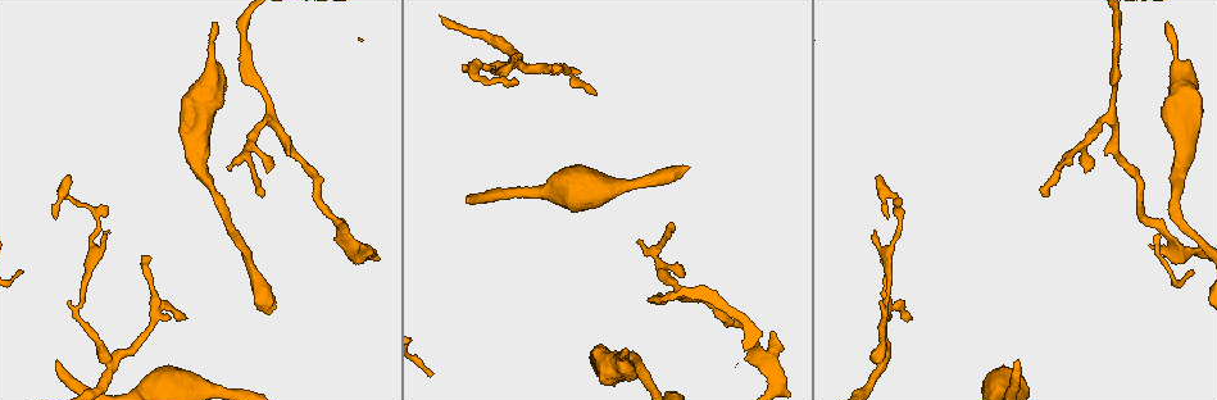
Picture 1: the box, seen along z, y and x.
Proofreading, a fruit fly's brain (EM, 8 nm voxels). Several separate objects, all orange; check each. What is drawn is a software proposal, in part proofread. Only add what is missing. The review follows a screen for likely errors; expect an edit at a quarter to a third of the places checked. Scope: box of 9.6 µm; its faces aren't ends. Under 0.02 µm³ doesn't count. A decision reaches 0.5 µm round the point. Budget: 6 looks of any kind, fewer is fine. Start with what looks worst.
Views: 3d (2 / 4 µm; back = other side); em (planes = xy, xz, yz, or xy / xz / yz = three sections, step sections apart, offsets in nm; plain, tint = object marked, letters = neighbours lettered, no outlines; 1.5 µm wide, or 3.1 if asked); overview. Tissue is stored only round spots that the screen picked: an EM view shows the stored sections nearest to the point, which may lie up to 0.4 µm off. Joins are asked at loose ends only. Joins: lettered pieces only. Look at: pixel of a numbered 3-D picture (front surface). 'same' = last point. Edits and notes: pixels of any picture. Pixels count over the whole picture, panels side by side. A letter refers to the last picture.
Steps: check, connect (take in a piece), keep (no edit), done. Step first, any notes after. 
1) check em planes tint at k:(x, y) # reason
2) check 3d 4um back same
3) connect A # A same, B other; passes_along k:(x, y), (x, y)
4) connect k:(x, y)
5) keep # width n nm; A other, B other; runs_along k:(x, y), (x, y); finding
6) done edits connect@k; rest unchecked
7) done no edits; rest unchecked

check 3d 2um at 1:(1019, 359) # free end

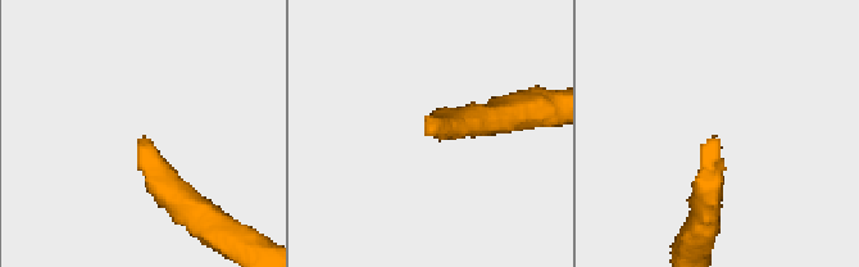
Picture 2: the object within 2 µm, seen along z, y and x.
check em xy step 8 letters at 2:(429, 129)

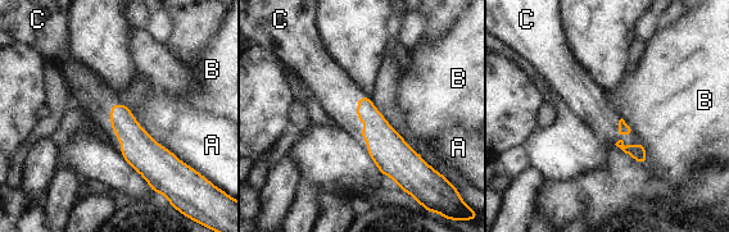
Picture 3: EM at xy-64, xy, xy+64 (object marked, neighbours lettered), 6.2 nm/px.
check em planes letters same

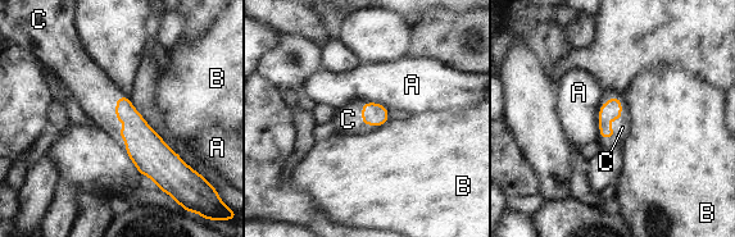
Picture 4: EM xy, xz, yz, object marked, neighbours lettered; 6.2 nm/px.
connect C # A other, B other, C same; passes_along 4:(612, 110), (609, 119), (622, 127); it goes on there

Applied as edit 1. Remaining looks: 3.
check 3d 2um back at 1:(215, 23) # tapers out

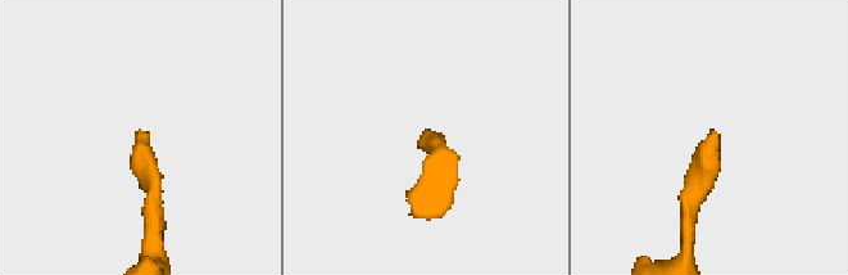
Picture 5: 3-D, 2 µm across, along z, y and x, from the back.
check em planes letters at 5:(135, 131)

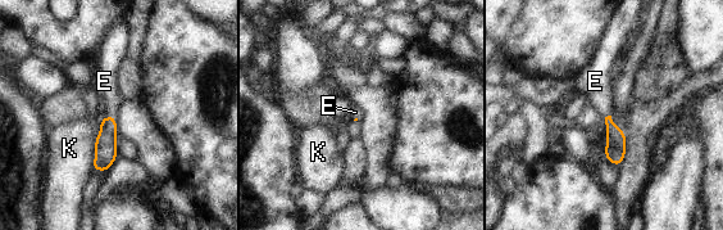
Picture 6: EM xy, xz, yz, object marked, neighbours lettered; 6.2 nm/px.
connect E # longest_contact K 220 nm; E same, K other; the neuron continues

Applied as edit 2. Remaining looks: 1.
done edits connect@4, connect@6; rest unchecked

